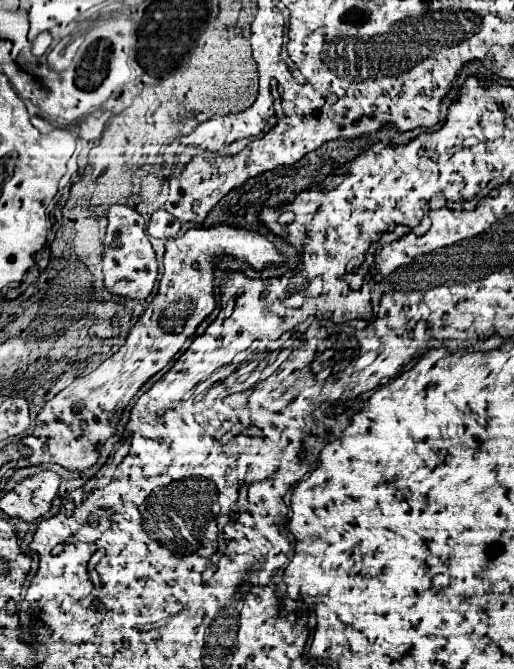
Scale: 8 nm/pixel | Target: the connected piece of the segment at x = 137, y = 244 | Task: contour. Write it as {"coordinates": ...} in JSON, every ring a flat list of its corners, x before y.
{"coordinates":[[127,205,109,207,109,225,103,239,103,277,113,295,129,299,147,299,157,281,157,259,146,231,145,219]]}

